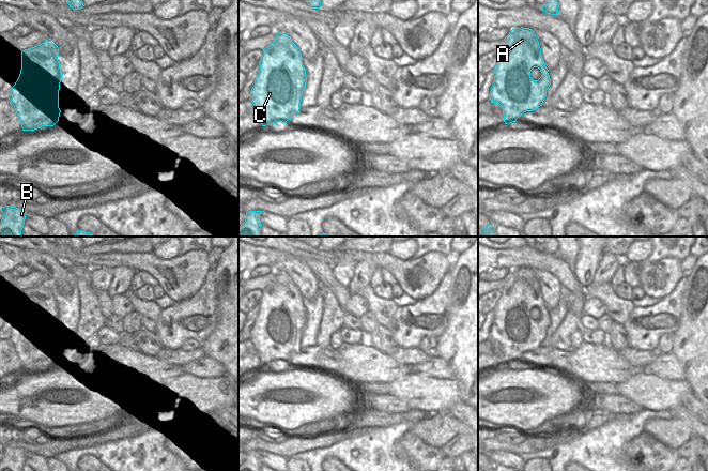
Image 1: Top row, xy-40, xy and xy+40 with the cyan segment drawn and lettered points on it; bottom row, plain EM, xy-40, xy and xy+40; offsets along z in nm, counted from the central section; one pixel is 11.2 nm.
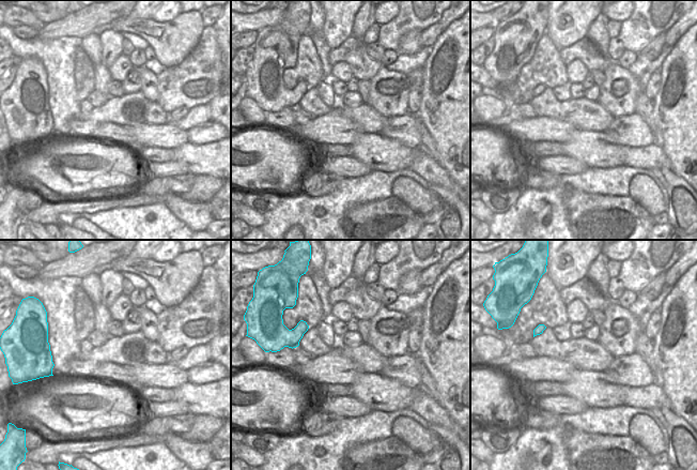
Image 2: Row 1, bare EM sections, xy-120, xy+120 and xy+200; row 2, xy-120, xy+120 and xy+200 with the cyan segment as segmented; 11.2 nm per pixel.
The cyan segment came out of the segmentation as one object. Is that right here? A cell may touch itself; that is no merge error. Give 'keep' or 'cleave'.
keep

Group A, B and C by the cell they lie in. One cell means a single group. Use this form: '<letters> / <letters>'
A B C

